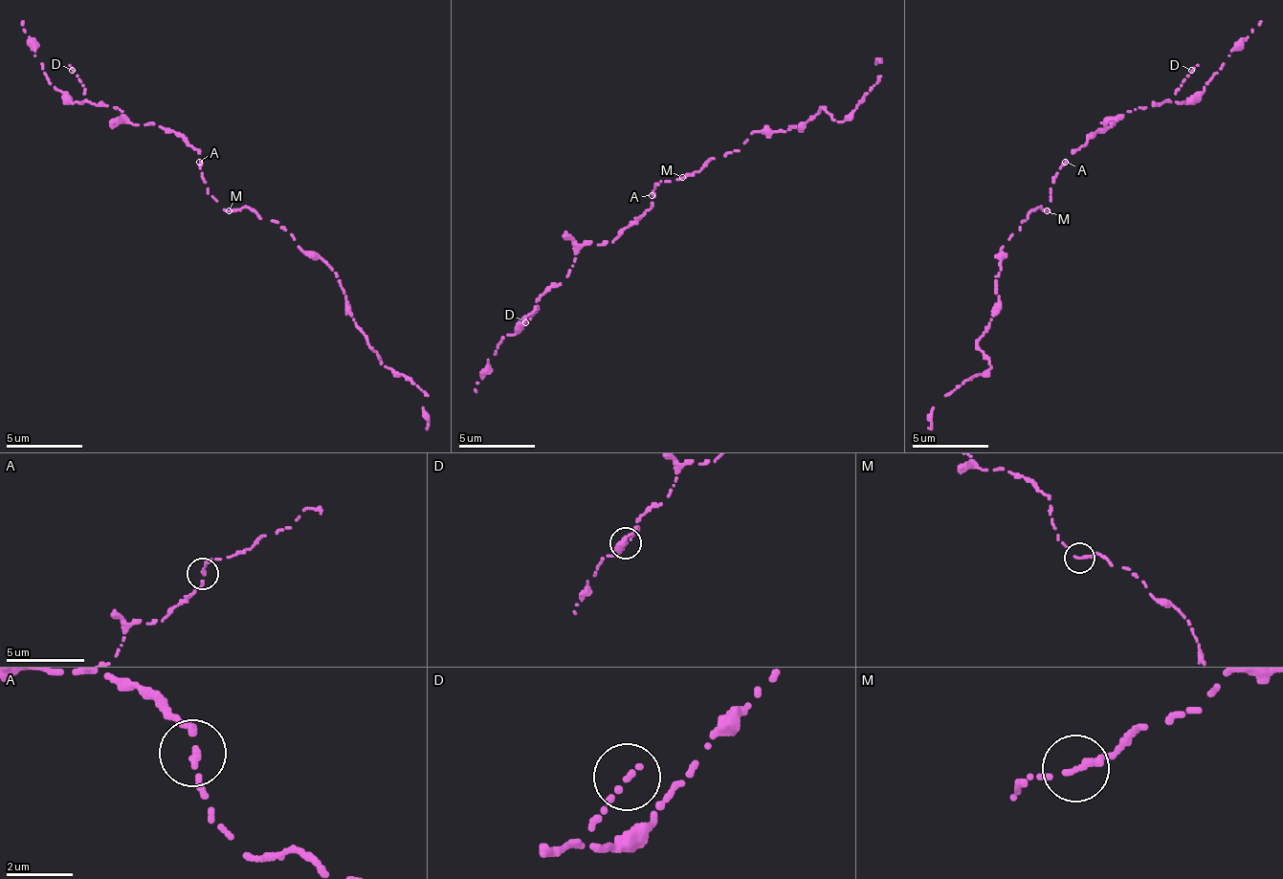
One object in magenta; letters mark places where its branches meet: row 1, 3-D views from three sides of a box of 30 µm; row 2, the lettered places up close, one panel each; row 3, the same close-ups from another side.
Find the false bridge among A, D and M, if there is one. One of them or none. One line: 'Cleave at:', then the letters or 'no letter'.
Cleave at: no letter

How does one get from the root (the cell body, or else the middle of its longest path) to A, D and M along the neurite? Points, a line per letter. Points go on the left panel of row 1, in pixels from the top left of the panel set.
A: (214, 196), (207, 192), (207, 181), (199, 169), (199, 162)
D: (214, 196), (207, 192), (195, 146), (153, 123), (130, 123), (119, 108), (84, 100), (84, 85), (72, 70)
M: (214, 196), (222, 208), (230, 211)

